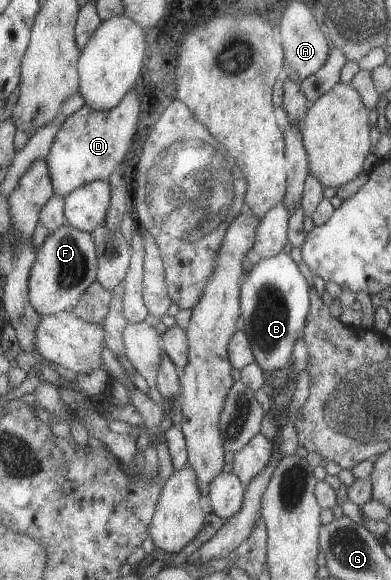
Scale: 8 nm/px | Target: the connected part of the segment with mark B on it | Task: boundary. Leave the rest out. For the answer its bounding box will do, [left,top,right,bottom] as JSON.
[241,252,311,373]

